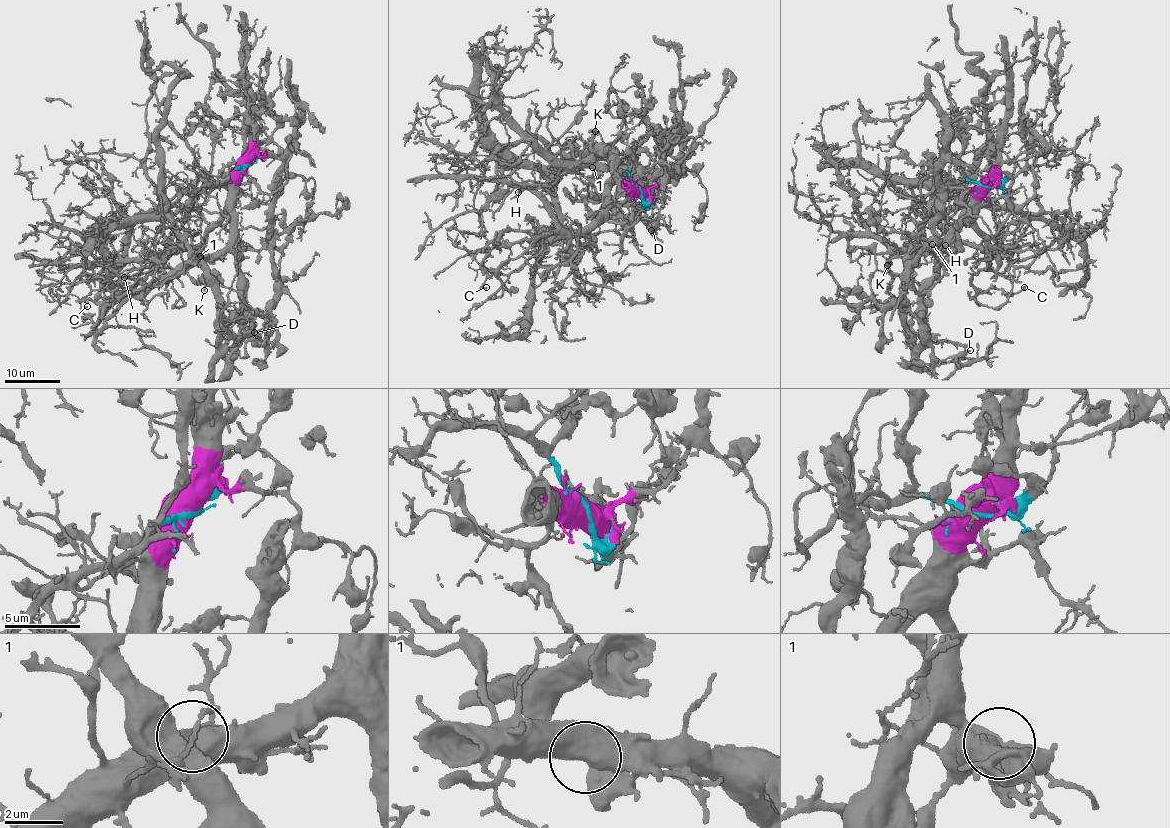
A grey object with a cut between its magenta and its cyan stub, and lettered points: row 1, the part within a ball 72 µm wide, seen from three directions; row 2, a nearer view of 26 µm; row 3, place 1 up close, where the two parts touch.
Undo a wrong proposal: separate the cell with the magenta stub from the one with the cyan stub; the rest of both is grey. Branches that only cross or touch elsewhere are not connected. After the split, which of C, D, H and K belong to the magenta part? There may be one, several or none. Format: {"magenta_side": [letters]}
{"magenta_side": ["C", "D", "H", "K"]}

